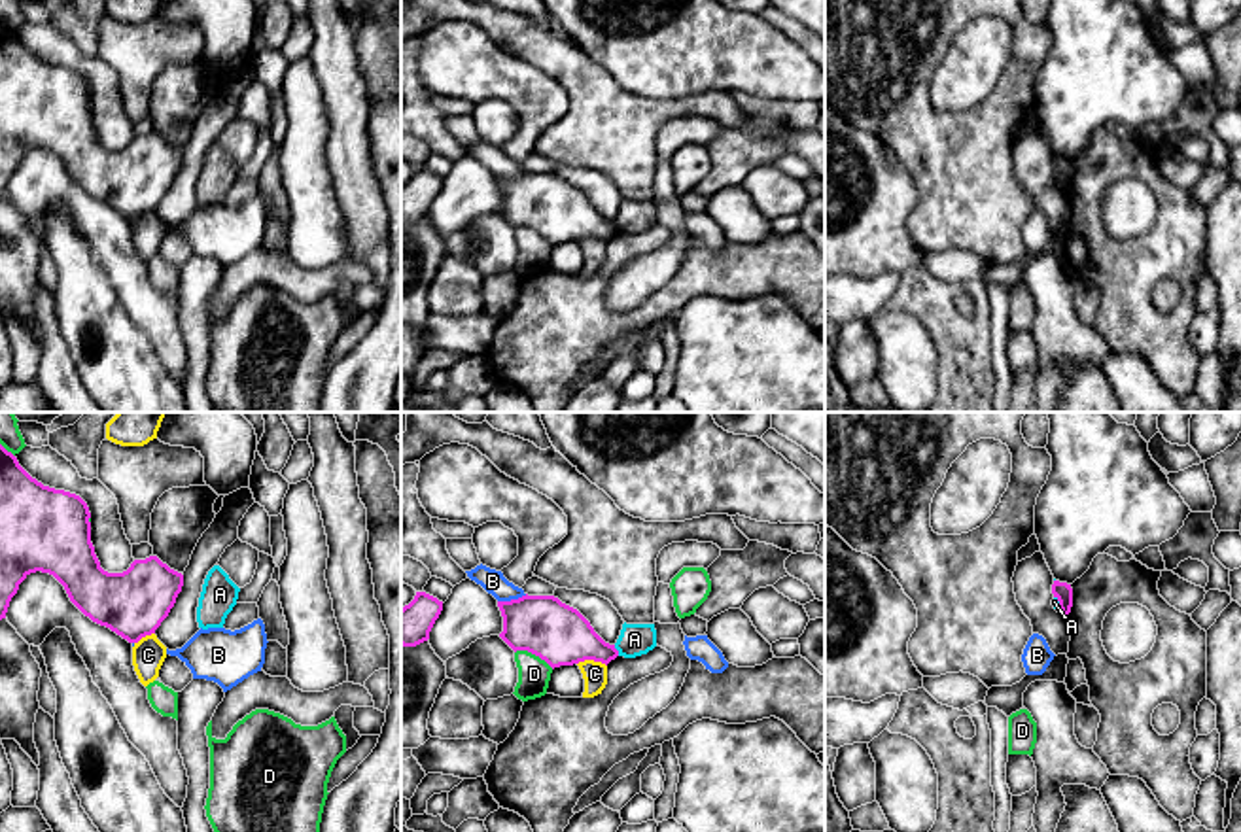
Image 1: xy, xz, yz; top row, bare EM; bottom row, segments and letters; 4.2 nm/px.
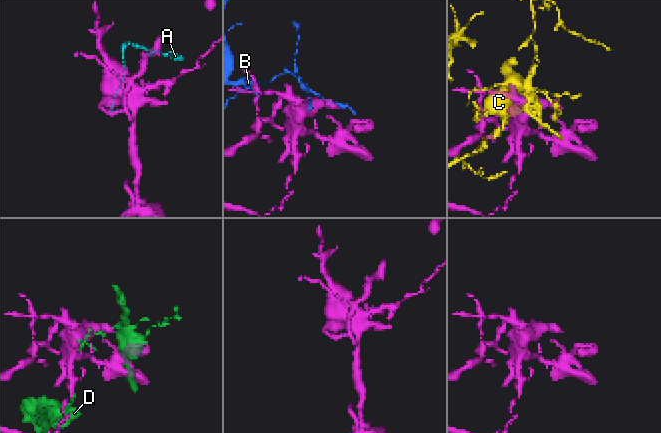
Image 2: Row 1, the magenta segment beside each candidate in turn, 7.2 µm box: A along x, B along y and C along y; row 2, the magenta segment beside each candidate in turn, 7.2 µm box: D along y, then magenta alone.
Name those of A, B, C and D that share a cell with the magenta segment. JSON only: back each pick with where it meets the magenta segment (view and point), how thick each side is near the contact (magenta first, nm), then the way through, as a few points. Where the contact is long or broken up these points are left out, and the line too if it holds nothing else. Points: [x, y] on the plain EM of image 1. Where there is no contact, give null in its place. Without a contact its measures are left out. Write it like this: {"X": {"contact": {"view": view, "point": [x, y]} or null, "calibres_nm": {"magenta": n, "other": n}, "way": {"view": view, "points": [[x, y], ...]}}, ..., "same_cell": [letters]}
{"same_cell": []}

